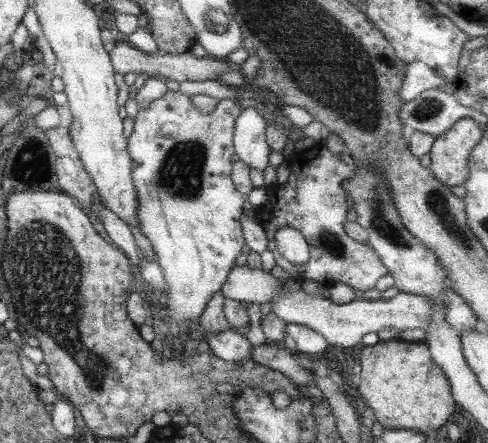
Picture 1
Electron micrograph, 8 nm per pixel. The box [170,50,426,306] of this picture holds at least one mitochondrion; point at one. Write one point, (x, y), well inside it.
(363, 111)

